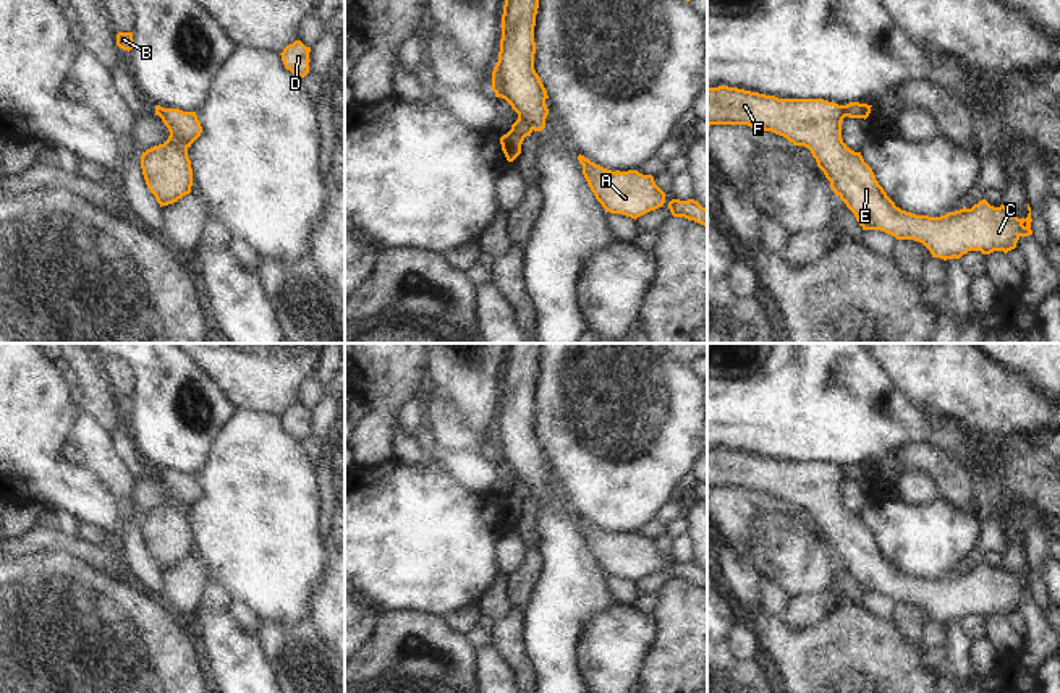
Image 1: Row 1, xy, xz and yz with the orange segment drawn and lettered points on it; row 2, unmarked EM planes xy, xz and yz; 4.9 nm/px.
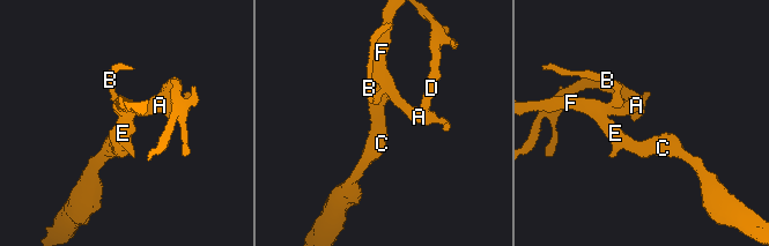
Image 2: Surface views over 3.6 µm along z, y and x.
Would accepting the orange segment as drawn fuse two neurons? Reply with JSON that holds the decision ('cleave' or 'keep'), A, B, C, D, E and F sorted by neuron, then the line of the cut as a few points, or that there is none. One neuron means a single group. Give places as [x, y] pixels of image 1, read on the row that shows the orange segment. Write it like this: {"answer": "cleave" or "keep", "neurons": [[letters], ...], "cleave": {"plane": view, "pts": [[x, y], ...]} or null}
{"answer": "cleave", "neurons": [["A", "C", "D", "E", "F"], ["B"]], "cleave": {"plane": "xz", "pts": [[518, 117], [533, 128]]}}

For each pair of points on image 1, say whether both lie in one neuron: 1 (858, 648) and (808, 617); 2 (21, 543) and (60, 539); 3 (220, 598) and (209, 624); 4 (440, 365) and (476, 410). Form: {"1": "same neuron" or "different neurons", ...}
{"1": "different neurons", "2": "same neuron", "3": "different neurons", "4": "same neuron"}

